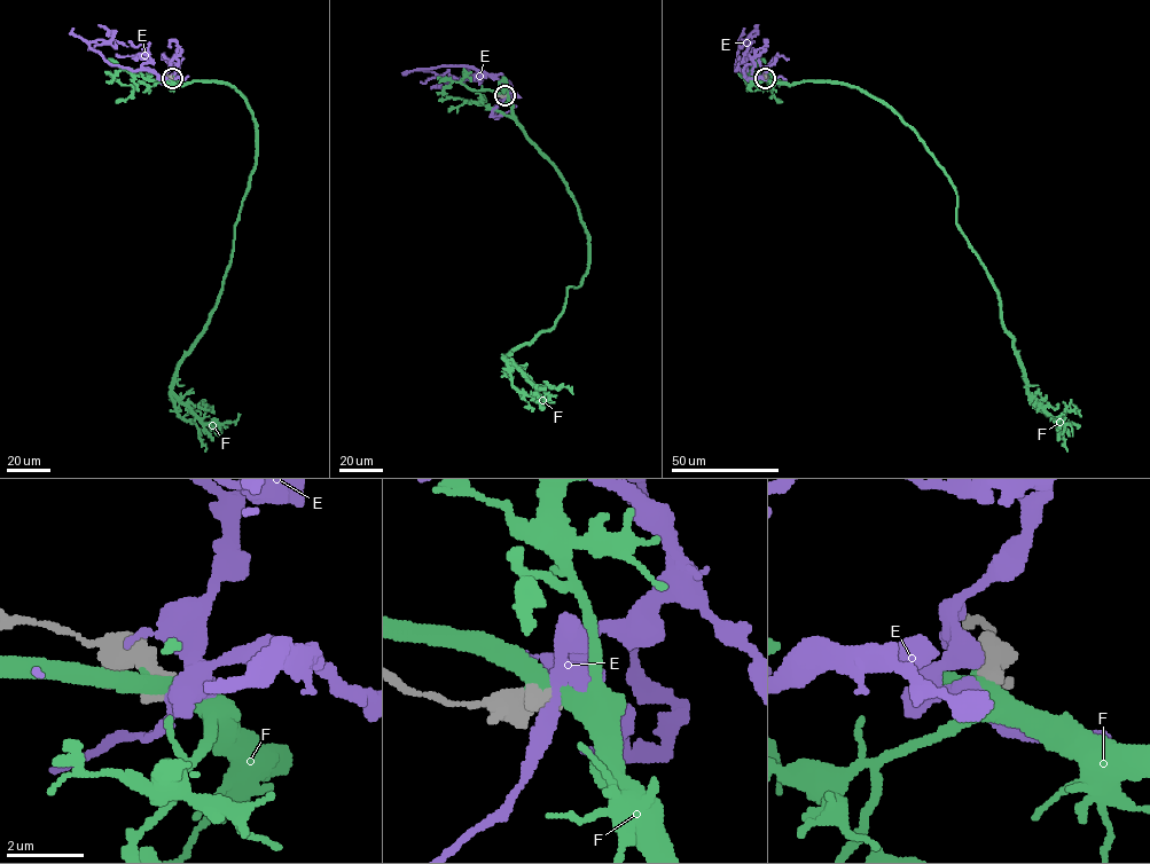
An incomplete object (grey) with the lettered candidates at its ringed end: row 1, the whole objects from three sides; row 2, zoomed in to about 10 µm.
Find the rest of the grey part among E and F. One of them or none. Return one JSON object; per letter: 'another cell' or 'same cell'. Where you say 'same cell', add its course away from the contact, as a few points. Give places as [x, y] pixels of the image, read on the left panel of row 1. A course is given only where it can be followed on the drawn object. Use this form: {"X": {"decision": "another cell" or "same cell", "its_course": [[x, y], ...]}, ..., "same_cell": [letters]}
{"E": {"decision": "another cell"}, "F": {"decision": "another cell"}, "same_cell": []}

